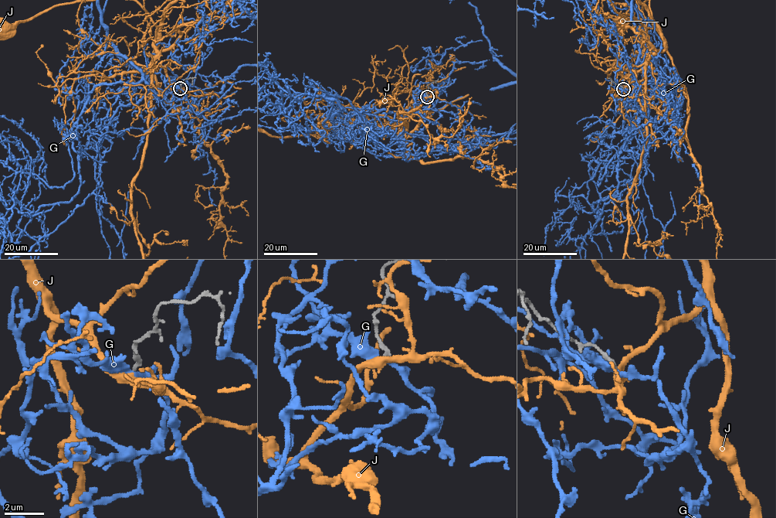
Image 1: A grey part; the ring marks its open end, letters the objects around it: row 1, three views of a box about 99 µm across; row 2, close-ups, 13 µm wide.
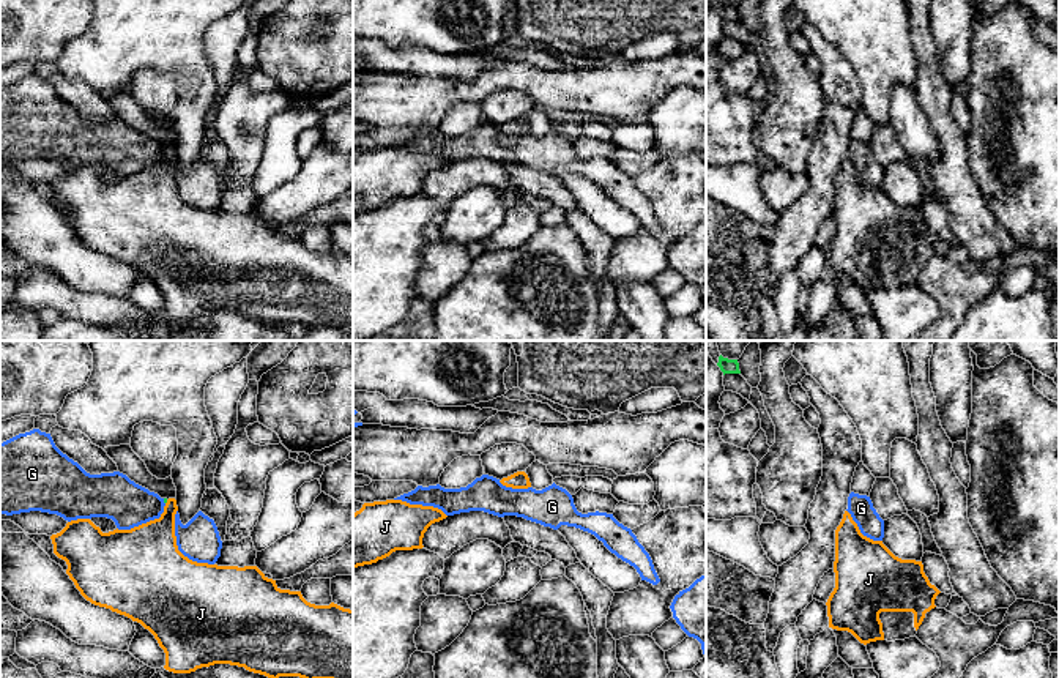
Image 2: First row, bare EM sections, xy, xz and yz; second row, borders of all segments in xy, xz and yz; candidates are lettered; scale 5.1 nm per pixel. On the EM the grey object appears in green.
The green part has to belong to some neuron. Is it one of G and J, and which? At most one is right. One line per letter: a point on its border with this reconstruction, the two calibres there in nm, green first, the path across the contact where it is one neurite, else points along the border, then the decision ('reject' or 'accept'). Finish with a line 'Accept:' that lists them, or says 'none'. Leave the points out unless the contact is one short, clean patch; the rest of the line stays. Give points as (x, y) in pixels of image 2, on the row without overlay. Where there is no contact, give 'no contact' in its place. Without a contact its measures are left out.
G: contact xy (164, 149); calibres 20 and 220 nm; border xy (163, 145), (164, 150); reject
J: no contact; accept
Accept: J

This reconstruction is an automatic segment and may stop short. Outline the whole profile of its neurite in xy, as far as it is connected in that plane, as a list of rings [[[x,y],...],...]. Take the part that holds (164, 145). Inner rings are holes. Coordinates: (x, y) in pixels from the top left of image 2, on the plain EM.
[[[176,147],[164,150],[159,166],[131,177],[102,180],[90,166],[77,166],[50,183],[54,200],[66,208],[66,221],[80,241],[148,276],[165,300],[169,319],[230,311],[273,326],[333,326],[353,339],[353,257],[334,249],[310,251],[301,238],[281,237],[257,213],[189,207],[176,192]]]

